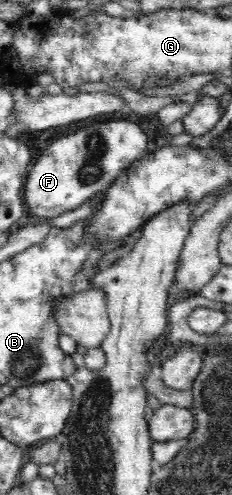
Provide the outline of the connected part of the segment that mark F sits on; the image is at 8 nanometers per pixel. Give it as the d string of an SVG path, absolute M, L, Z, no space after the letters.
M126 120L94 124L56 140L30 165L24 188L27 210L50 220L78 208L96 192L106 191L135 160L143 159L146 144L146 133Z

